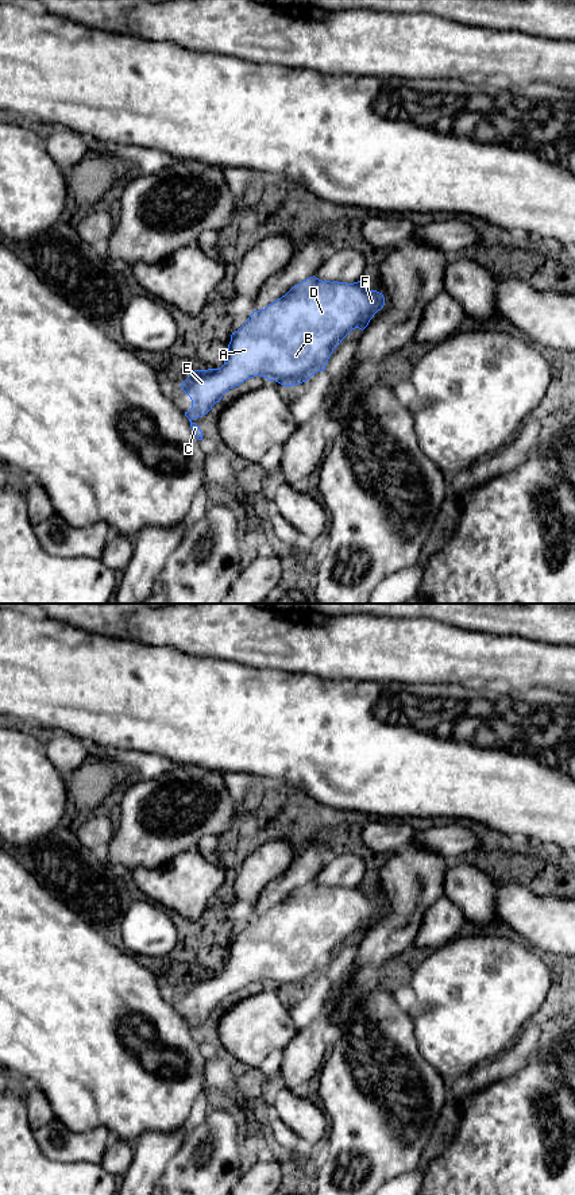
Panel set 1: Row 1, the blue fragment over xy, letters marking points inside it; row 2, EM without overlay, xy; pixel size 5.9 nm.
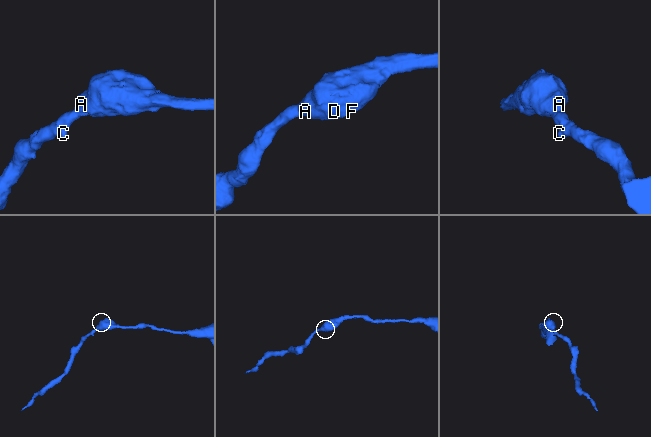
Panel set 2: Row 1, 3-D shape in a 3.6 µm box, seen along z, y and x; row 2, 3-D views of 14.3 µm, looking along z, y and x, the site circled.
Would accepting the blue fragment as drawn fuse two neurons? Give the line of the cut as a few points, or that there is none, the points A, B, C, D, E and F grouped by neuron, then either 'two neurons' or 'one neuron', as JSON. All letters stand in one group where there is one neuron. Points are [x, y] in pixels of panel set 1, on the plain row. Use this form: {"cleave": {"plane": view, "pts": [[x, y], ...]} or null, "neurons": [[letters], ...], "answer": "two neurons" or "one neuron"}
{"cleave": null, "neurons": [["A", "B", "C", "D", "E", "F"]], "answer": "one neuron"}

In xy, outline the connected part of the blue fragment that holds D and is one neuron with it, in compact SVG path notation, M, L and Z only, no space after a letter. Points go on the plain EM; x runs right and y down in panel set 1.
M313 880L294 890L265 914L254 915L248 925L232 937L224 970L220 974L194 975L180 991L192 1005L192 1013L185 1021L193 1040L202 1045L200 1032L192 1025L207 1019L229 994L248 983L261 980L283 991L293 991L325 975L331 959L341 945L355 933L363 936L383 910L383 899L366 894L360 886L331 887Z

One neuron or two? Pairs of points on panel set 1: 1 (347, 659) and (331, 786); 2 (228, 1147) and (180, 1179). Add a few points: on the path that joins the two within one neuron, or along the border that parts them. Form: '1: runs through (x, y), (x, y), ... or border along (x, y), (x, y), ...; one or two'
1: border along (313, 675), (375, 682); two
2: runs through (216, 1159), (196, 1179), (192, 1179); one

